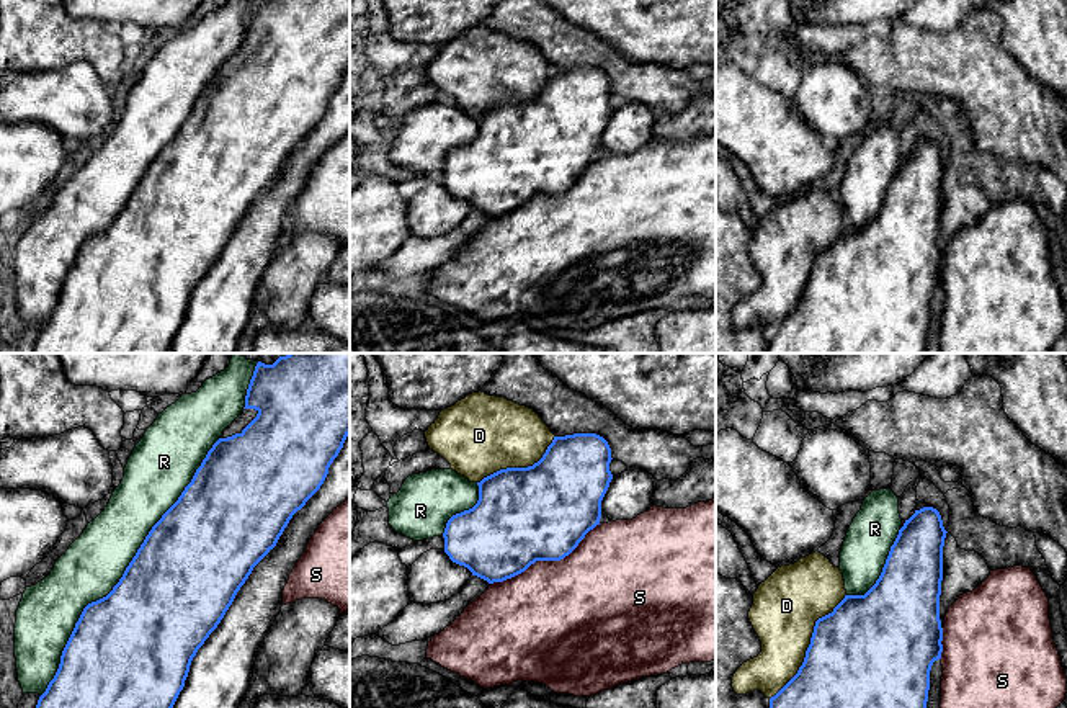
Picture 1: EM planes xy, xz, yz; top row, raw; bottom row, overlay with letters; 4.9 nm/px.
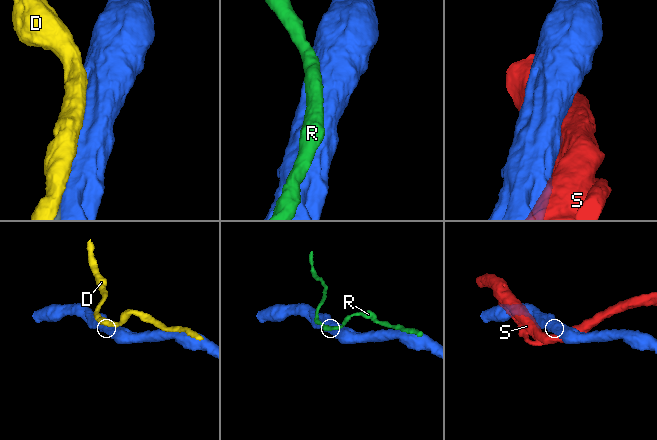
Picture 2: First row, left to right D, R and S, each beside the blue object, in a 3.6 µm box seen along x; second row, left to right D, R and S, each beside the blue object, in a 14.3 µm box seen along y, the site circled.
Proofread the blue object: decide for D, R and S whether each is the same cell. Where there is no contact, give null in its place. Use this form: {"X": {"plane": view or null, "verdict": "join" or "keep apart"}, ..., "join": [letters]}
{"D": {"plane": "yz", "verdict": "keep apart"}, "R": {"plane": "xy", "verdict": "keep apart"}, "S": {"plane": "xz", "verdict": "keep apart"}, "join": []}

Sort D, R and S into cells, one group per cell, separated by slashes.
D R / S

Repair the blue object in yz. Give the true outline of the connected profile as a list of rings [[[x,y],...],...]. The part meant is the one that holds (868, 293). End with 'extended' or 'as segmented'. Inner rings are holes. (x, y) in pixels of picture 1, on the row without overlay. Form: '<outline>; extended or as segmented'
[[[933,141],[915,144],[905,154],[876,217],[864,229],[845,229],[832,247],[815,255],[804,296],[770,332],[766,353],[925,353],[930,304],[943,286],[940,229],[946,167]]]; as segmented

